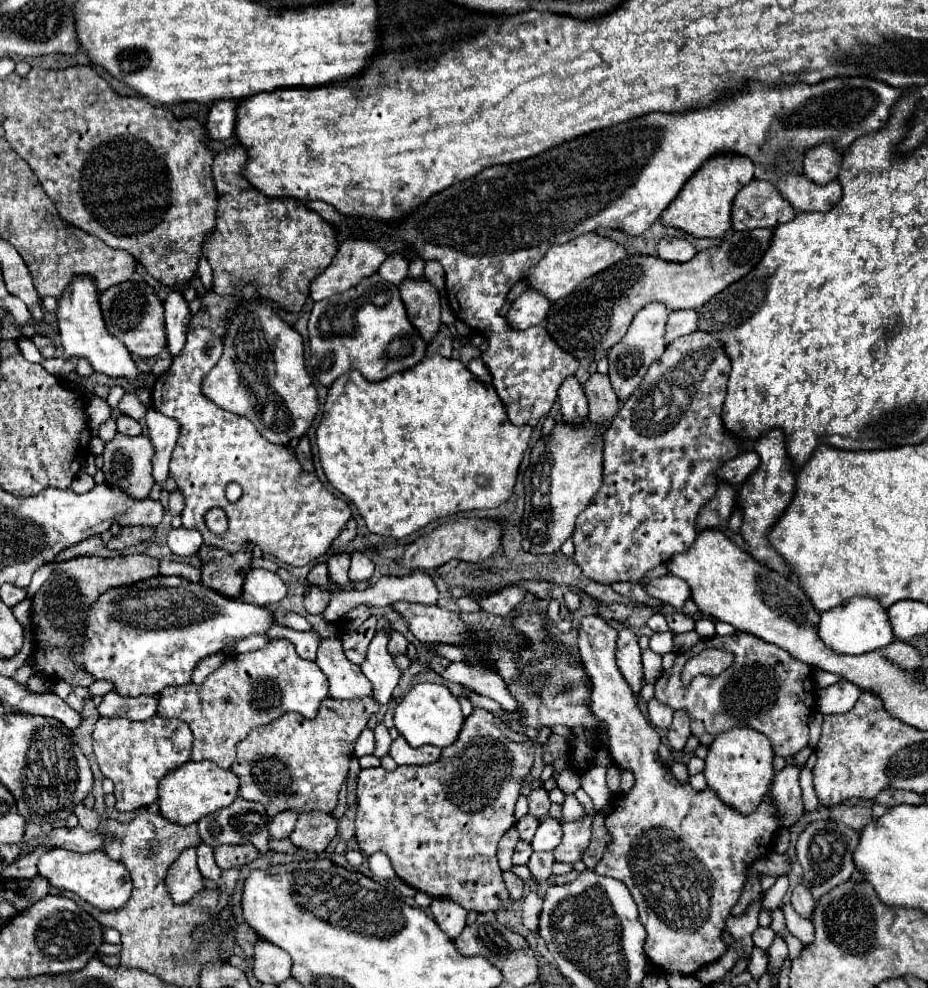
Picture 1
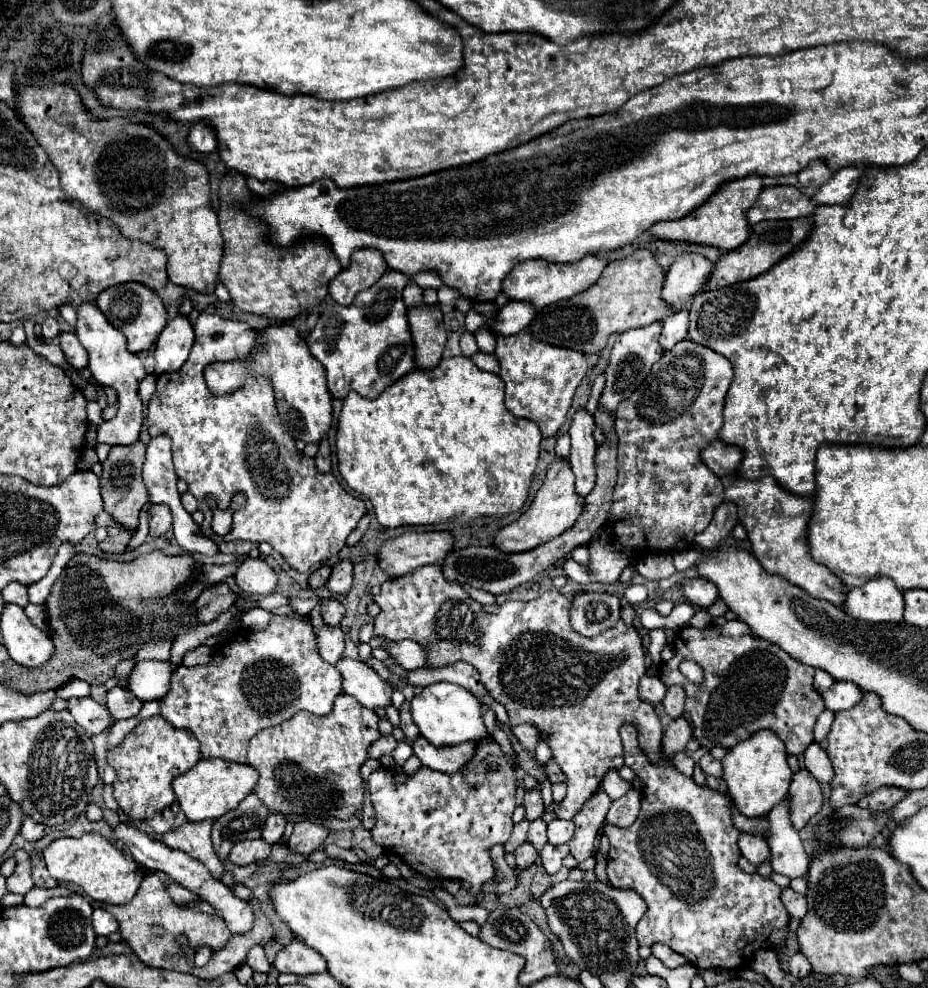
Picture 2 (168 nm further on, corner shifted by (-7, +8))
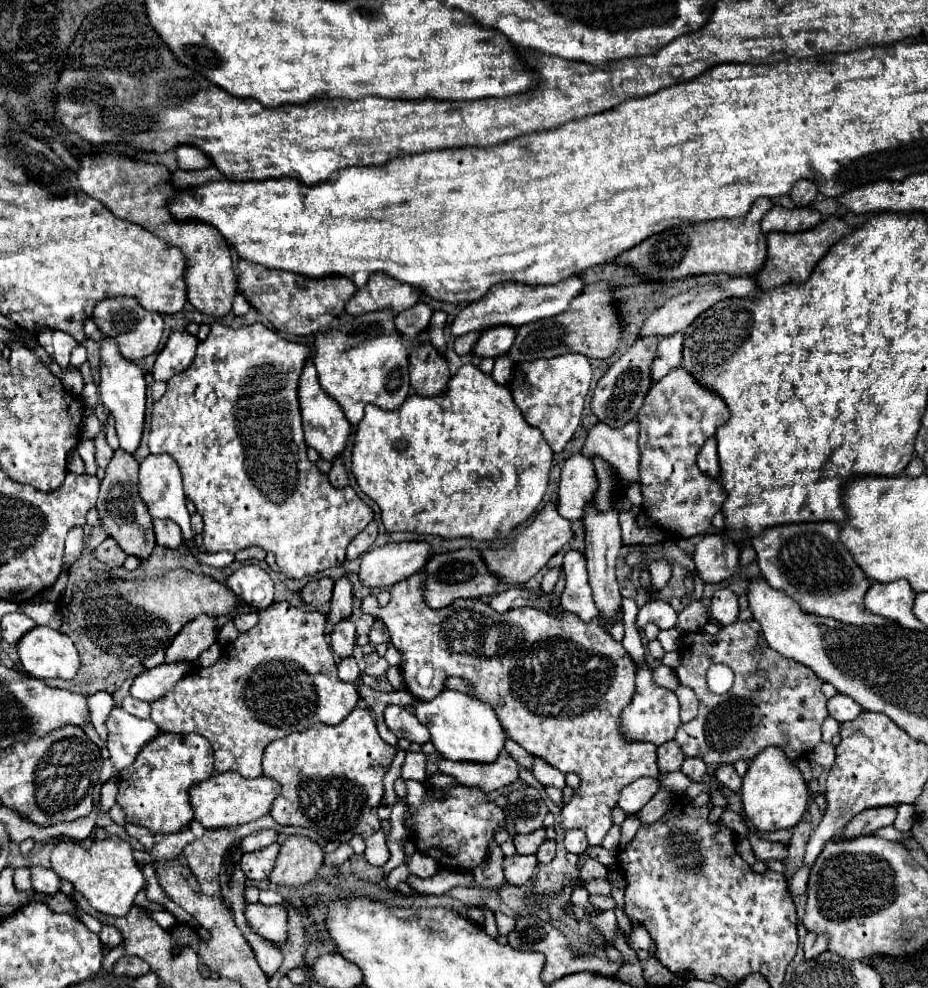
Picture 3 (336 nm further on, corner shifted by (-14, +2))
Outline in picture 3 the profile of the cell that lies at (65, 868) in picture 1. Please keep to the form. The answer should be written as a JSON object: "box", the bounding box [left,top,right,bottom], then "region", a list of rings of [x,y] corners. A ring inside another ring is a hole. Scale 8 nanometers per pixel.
{"box":[51,837,145,915],"region":[[[117,837],[95,841],[91,849],[83,849],[75,841],[61,841],[51,851],[51,867],[61,879],[73,883],[75,891],[79,891],[93,909],[105,915],[127,915],[135,895],[145,887],[145,877],[133,859],[131,845]]]}

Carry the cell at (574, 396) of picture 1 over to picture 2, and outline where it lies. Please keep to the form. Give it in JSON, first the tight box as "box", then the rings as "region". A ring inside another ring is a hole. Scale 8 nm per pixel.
{"box":[570,409,596,497],"region":[[[576,409],[572,415],[570,423],[570,439],[572,439],[572,449],[570,449],[570,465],[576,475],[576,491],[586,497],[596,481],[594,473],[594,453],[596,453],[596,441],[592,437],[596,429],[594,417],[584,409]]]}

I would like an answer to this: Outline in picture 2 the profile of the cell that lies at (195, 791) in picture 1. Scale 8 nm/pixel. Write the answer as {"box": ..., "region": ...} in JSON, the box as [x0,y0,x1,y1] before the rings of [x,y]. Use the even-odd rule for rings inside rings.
{"box":[174,759,258,821],"region":[[[200,759],[188,773],[174,779],[174,793],[180,809],[188,821],[218,819],[226,811],[234,809],[248,793],[252,793],[258,781],[258,771],[250,765],[228,763],[224,759]]]}

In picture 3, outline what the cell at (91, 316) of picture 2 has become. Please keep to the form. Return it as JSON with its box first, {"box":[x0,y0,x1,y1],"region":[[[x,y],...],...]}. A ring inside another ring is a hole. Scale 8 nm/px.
{"box":[99,337,145,453],"region":[[[103,337],[101,341],[101,381],[99,381],[99,393],[101,393],[101,403],[111,411],[115,417],[115,427],[117,427],[117,437],[121,443],[121,449],[127,453],[135,453],[141,441],[143,433],[143,421],[145,421],[145,377],[141,369],[135,363],[129,363],[121,357],[115,341],[109,337]]]}

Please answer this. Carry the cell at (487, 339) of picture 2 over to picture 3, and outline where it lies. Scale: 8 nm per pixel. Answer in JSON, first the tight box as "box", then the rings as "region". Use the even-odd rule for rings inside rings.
{"box":[491,355,515,385],"region":[[[501,355],[501,357],[495,359],[495,369],[493,369],[491,377],[493,377],[499,385],[509,385],[509,383],[511,383],[513,367],[515,367],[515,363],[513,363],[507,355]]]}

